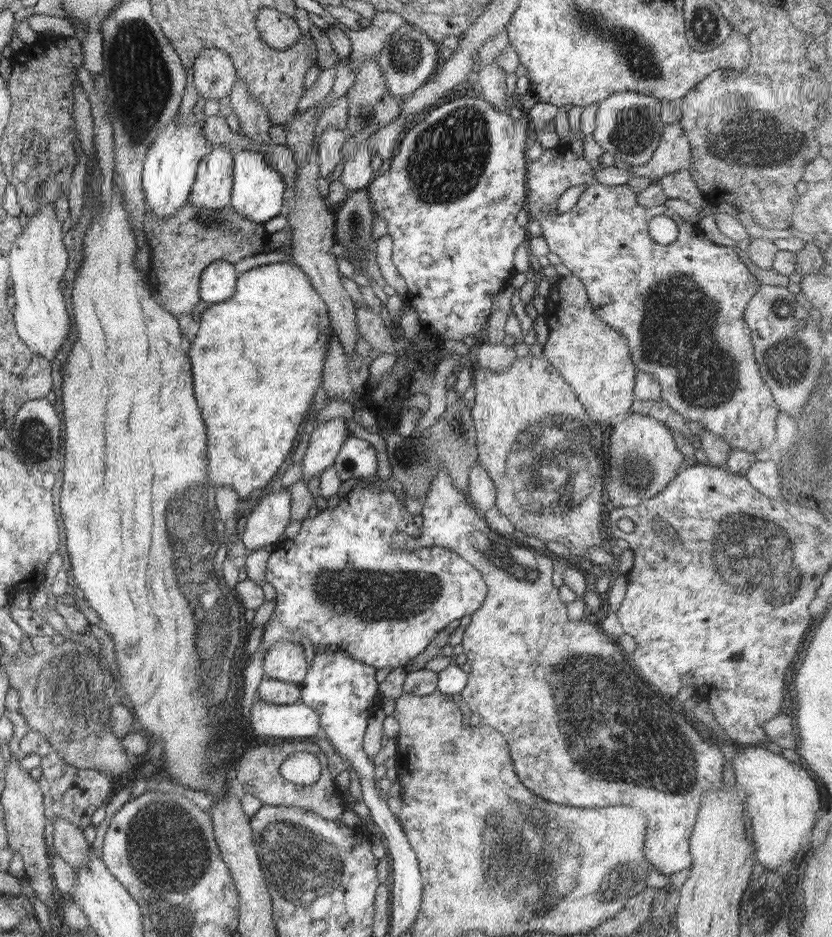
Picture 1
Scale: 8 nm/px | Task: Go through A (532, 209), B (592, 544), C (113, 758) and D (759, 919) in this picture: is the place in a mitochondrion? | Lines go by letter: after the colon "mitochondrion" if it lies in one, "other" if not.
A: other
B: other
C: other
D: mitochondrion

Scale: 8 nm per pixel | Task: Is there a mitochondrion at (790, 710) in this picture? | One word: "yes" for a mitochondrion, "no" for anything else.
no

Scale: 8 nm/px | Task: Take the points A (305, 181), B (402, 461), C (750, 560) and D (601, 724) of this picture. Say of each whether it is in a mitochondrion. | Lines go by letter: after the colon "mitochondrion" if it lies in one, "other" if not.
A: other
B: mitochondrion
C: mitochondrion
D: mitochondrion

